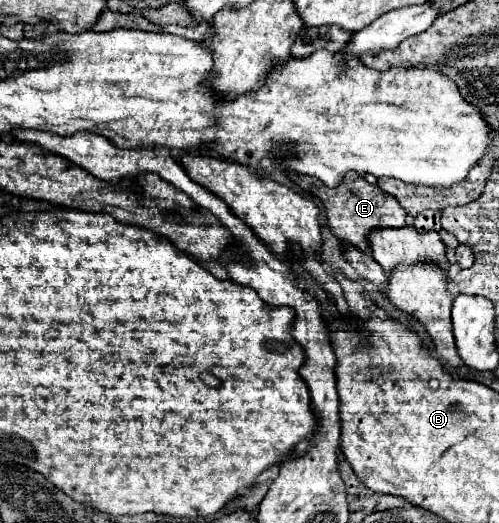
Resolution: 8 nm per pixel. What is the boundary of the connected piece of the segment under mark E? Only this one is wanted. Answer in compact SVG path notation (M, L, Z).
M350 173L348 177L344 177L344 181L336 189L328 189L326 185L320 185L320 181L316 181L314 177L298 177L298 185L324 203L324 209L328 215L328 227L332 229L332 233L342 243L352 245L360 251L370 249L368 235L374 229L396 229L406 225L404 221L406 211L400 207L396 197L384 193L376 185L370 185L364 177L356 177L356 173Z

